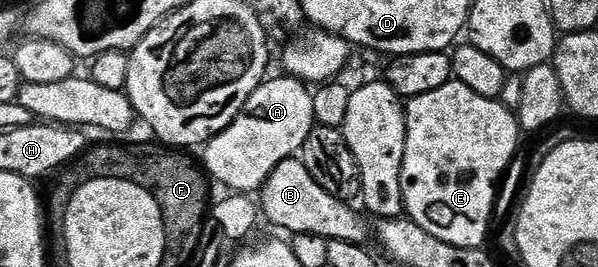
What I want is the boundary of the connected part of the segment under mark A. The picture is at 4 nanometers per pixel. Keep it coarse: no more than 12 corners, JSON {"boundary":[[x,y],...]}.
{"boundary":[[264,80],[207,142],[206,172],[262,190],[315,128],[312,90]]}

